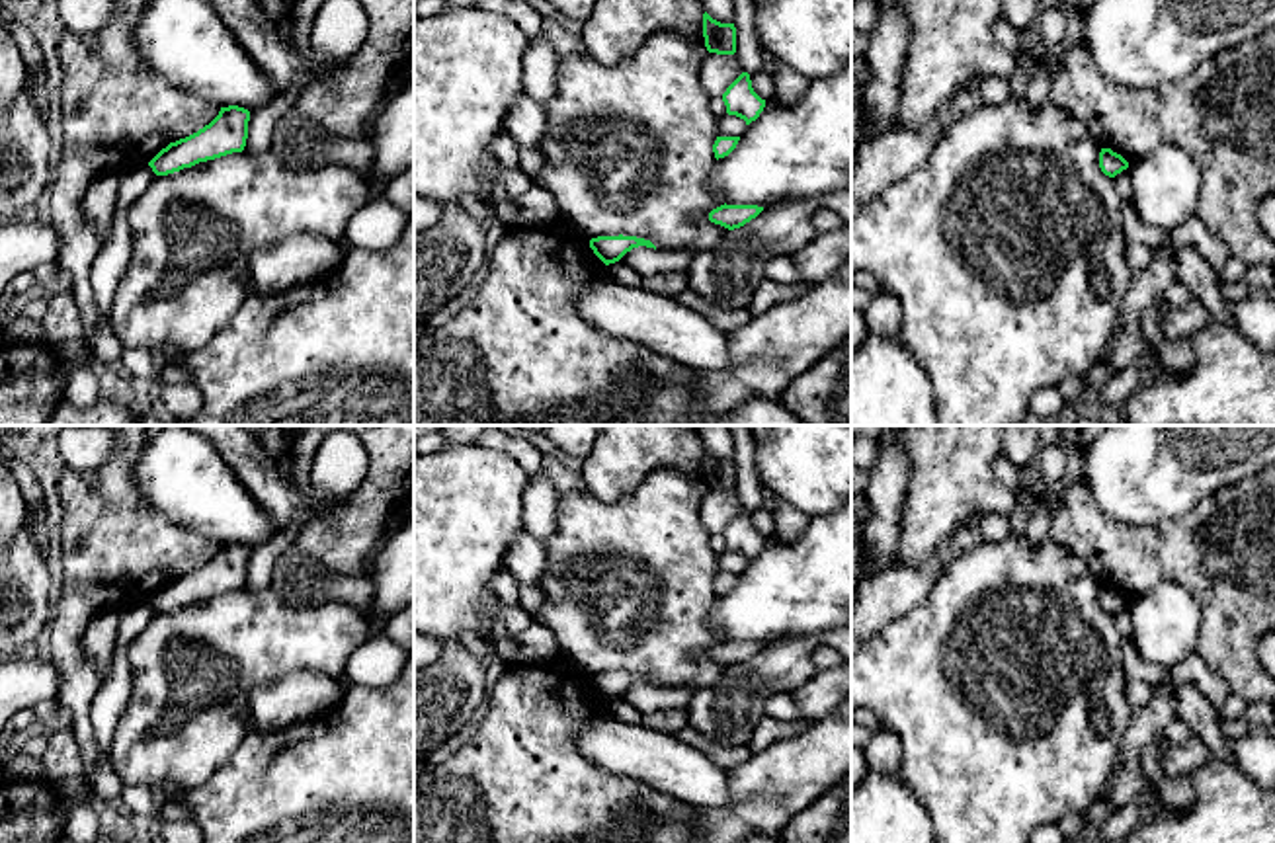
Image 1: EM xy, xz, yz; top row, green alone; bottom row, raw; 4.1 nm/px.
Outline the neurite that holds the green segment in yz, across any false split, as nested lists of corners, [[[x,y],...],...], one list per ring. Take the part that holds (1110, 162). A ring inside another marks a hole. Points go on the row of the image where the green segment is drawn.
[[[1101,148],[1099,168],[1105,176],[1115,178],[1117,174],[1129,168],[1129,162],[1111,148]]]

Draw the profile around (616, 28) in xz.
[[[596,0],[580,37],[596,62],[617,64],[656,33],[678,33],[697,45],[705,45],[703,14],[701,0]]]

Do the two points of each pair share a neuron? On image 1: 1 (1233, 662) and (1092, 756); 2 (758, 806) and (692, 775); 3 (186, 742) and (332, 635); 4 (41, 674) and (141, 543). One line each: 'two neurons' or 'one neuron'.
1: two neurons
2: two neurons
3: one neuron
4: two neurons

